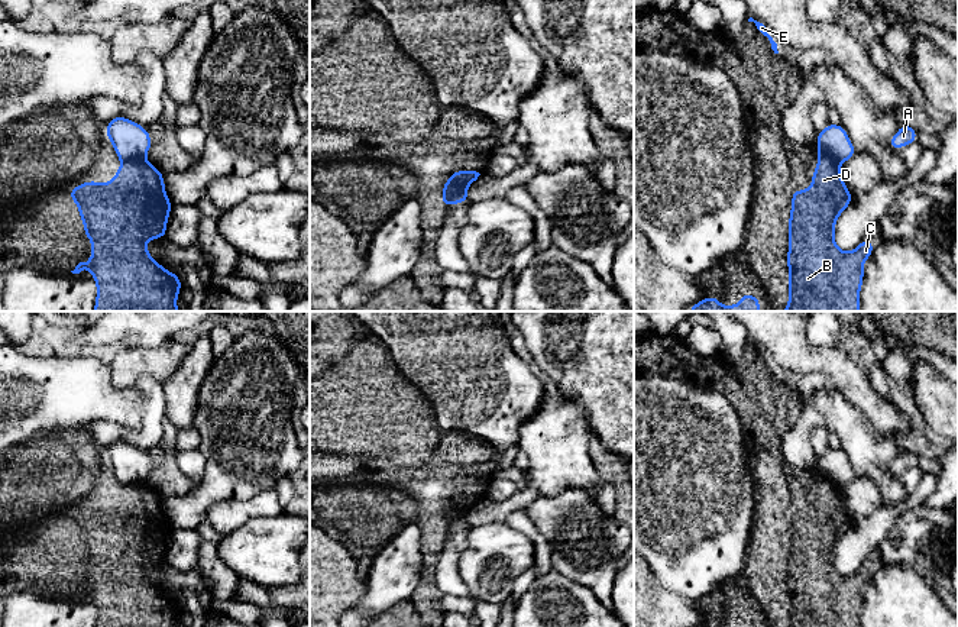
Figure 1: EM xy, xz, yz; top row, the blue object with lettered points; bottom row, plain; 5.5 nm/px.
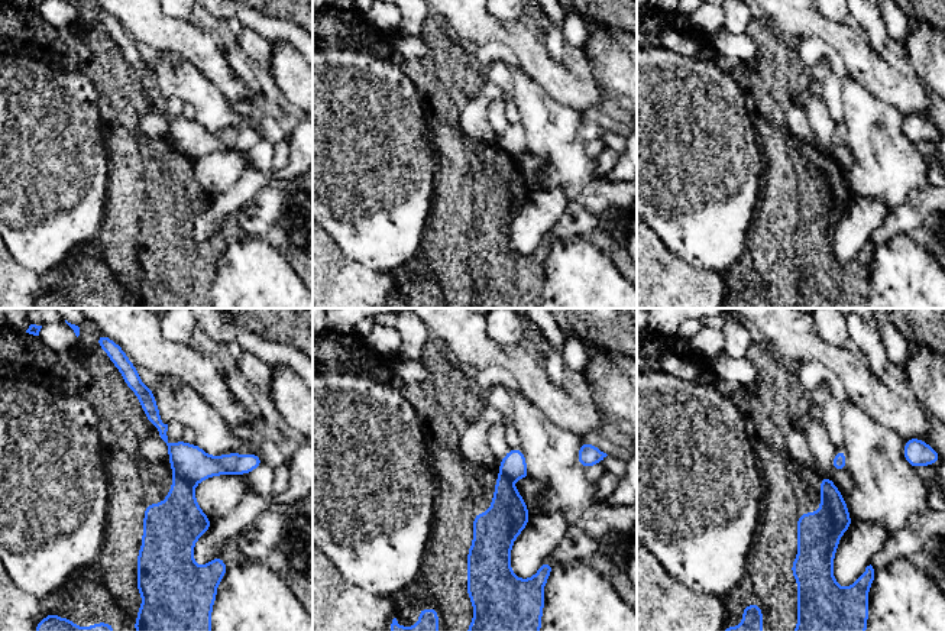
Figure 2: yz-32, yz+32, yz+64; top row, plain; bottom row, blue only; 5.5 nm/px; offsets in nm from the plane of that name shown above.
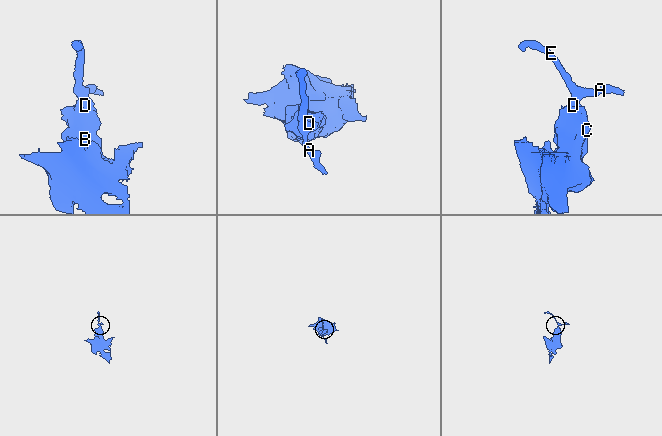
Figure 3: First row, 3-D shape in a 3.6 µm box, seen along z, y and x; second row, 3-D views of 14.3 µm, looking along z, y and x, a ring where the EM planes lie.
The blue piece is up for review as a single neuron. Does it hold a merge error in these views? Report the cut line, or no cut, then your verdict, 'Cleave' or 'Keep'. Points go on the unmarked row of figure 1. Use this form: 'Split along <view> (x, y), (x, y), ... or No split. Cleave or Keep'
Split along xy (143, 481), (122, 484). Cleave

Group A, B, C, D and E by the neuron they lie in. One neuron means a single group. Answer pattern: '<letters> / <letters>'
A E / B C D

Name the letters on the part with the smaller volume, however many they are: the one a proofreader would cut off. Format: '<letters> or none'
A, E

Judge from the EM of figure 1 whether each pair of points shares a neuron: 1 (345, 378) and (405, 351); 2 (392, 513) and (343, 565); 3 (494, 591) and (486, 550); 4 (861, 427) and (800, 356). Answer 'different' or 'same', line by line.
1: different
2: different
3: same
4: different

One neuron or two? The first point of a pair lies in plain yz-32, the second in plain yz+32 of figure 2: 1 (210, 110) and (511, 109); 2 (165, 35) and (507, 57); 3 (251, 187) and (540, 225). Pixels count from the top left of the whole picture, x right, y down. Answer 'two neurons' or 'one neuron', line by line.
1: two neurons
2: two neurons
3: one neuron

